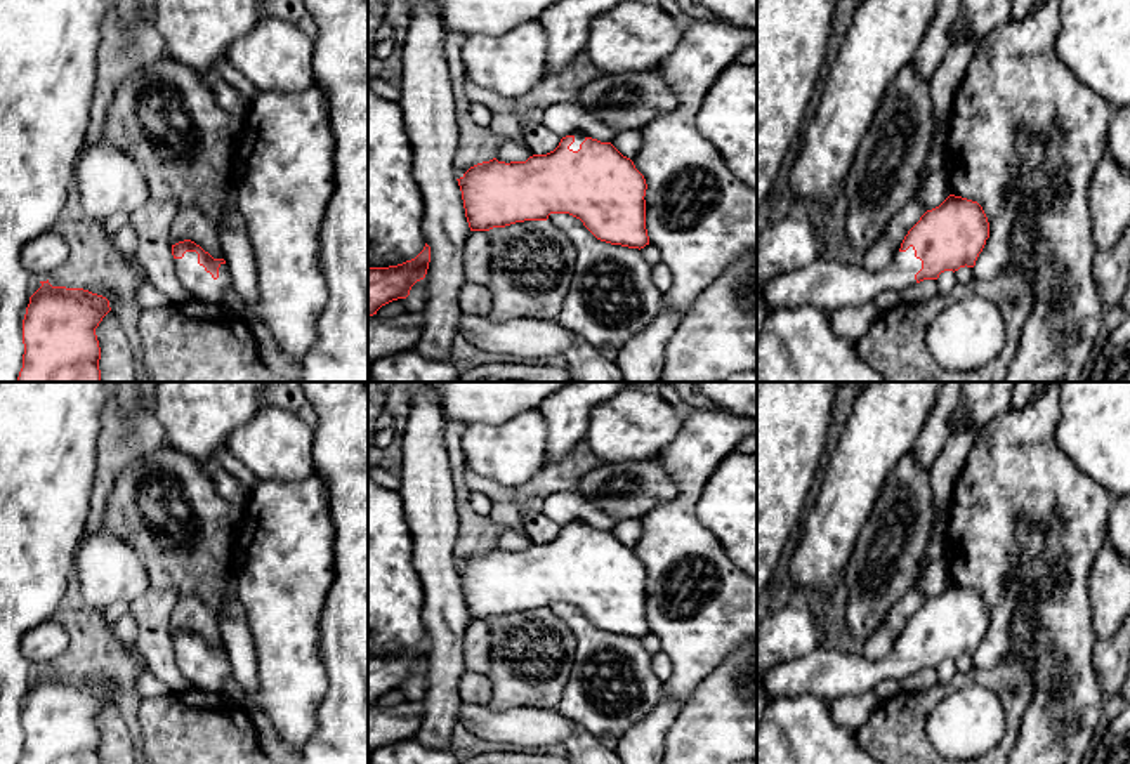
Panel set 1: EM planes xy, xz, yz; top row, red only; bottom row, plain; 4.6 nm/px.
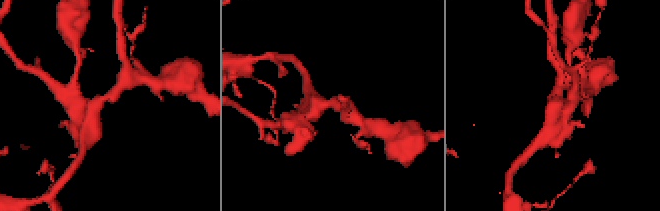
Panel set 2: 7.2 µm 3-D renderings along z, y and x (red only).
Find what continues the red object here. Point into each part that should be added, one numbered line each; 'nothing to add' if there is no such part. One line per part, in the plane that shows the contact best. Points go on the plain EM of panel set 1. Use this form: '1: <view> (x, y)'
1: xy (193, 665)

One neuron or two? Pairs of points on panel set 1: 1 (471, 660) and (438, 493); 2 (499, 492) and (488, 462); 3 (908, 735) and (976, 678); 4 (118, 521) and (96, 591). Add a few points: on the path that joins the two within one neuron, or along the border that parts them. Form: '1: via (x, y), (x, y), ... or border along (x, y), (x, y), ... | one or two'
1: border along (471, 620), (464, 636), (464, 669) | two
2: border along (467, 466), (518, 490) | two
3: via (915, 714), (938, 691), (955, 684) | one
4: border along (103, 530), (118, 537), (143, 565) | two

